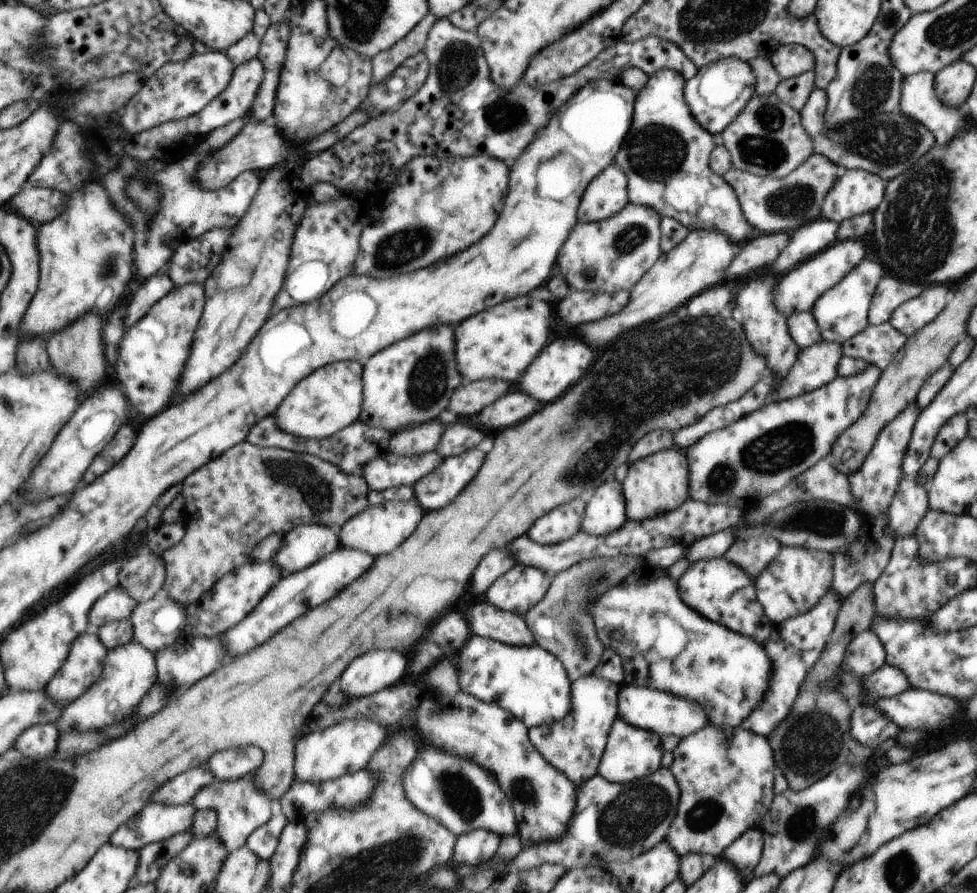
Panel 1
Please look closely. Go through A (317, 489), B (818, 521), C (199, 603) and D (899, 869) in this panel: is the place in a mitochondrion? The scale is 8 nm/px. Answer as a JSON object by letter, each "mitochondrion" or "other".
{"A":"mitochondrion","B":"mitochondrion","C":"other","D":"mitochondrion"}

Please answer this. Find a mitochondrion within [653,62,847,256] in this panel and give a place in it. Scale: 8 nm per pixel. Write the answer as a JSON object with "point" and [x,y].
{"point":[761,149]}

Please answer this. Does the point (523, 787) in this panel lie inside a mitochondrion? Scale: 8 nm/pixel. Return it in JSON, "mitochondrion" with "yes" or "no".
{"mitochondrion":"yes"}

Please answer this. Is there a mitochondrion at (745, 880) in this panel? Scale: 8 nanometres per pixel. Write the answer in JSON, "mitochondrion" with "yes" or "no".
{"mitochondrion":"no"}

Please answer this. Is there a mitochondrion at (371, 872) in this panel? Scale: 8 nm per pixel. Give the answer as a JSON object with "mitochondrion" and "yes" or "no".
{"mitochondrion":"yes"}

